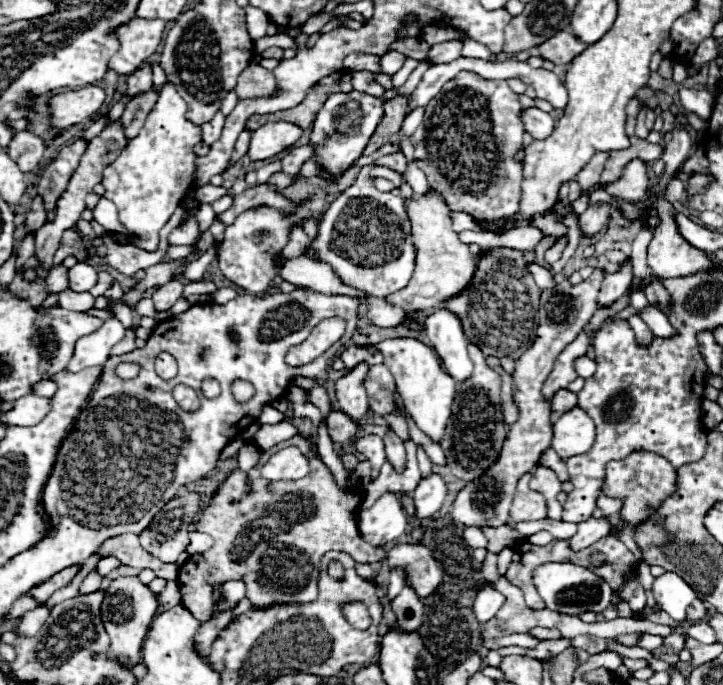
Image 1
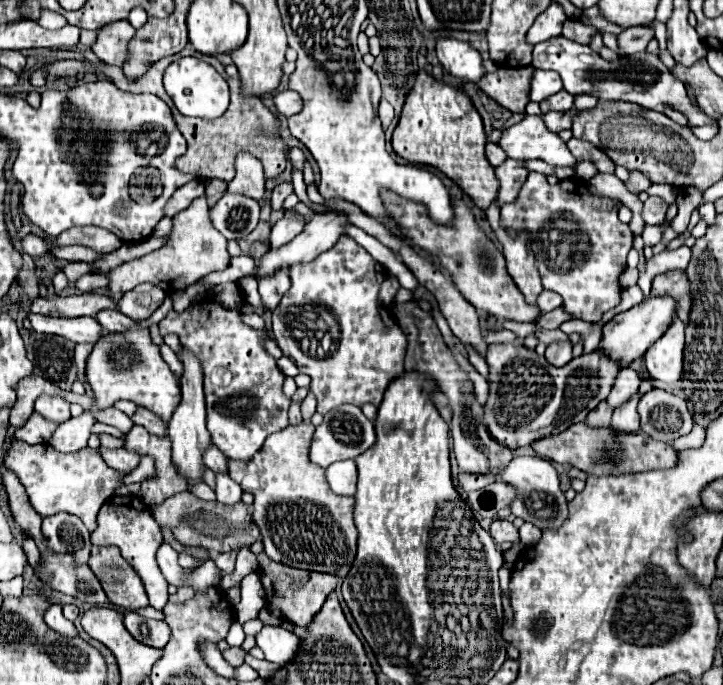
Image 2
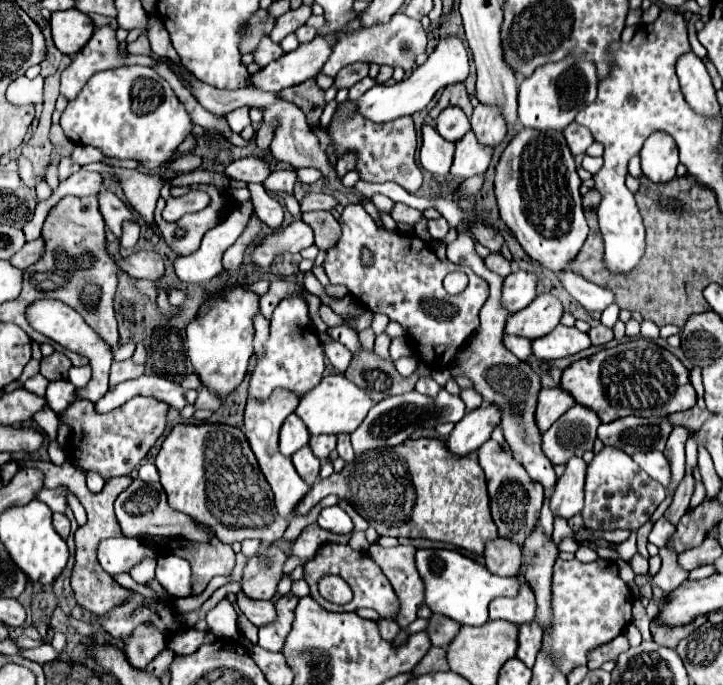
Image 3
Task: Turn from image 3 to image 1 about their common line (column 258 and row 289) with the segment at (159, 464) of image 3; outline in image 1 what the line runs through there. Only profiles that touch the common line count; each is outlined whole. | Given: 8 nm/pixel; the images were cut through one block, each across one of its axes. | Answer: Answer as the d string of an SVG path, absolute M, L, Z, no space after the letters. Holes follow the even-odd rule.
M490 248L488 254L478 262L478 272L472 280L470 290L444 304L444 308L460 316L464 334L470 342L480 346L484 356L512 356L514 360L518 360L534 342L538 326L536 306L540 300L540 288L534 284L534 278L526 270L524 262L528 260L534 260L534 252Z

